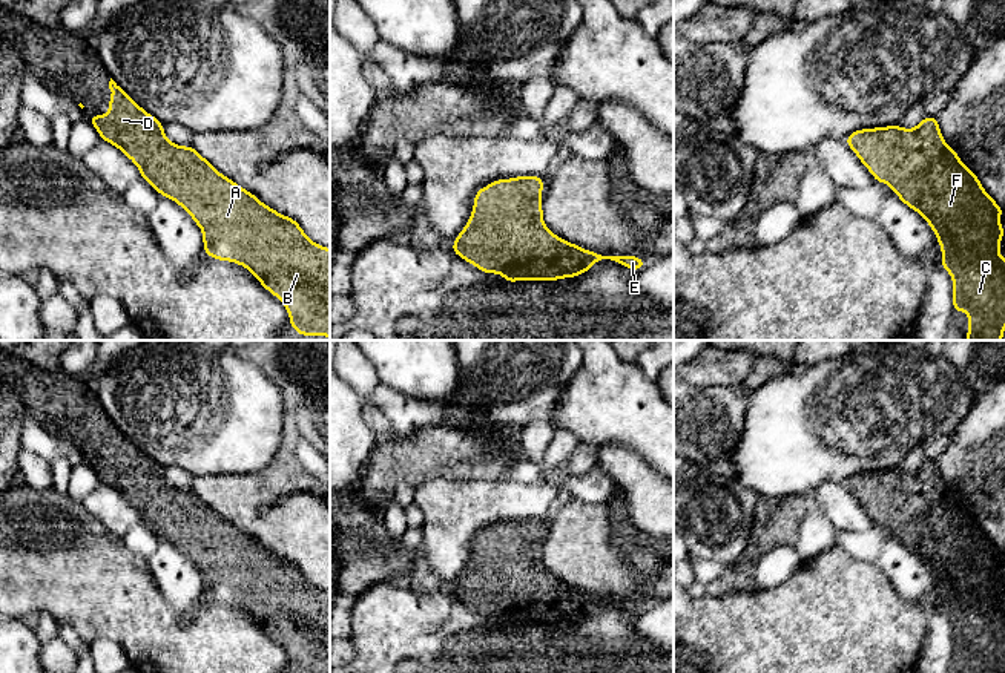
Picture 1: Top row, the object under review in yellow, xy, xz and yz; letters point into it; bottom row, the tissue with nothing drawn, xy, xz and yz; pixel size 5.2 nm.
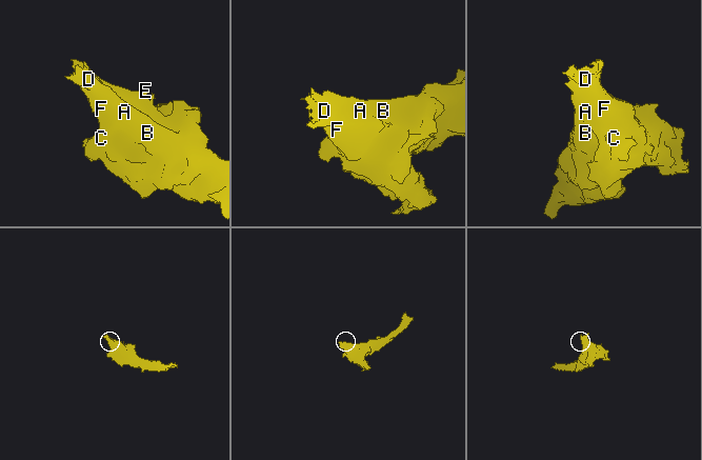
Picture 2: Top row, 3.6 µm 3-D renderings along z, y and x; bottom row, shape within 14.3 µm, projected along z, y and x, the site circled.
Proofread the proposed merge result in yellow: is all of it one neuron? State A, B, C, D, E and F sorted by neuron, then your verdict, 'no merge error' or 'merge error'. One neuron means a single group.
groups A B C D E F; no merge error

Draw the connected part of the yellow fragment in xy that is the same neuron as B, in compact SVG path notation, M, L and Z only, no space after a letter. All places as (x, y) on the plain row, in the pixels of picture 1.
M112 422L109 432L114 435L109 442L109 457L92 458L87 463L101 483L133 504L141 515L140 521L150 526L160 538L175 544L193 561L203 573L204 596L213 602L245 610L261 625L262 632L284 647L293 673L330 673L330 592L308 583L295 563L267 550L253 537L221 518L192 489L184 491L170 486L164 478L163 466L140 451Z

